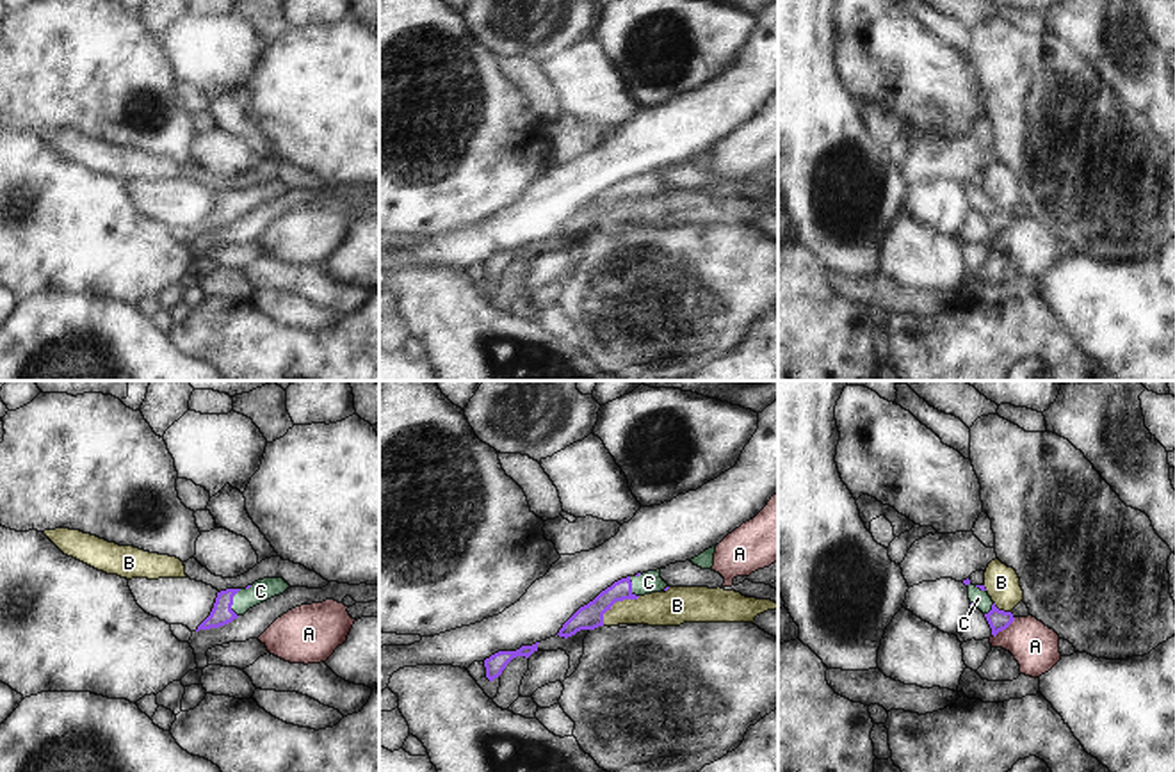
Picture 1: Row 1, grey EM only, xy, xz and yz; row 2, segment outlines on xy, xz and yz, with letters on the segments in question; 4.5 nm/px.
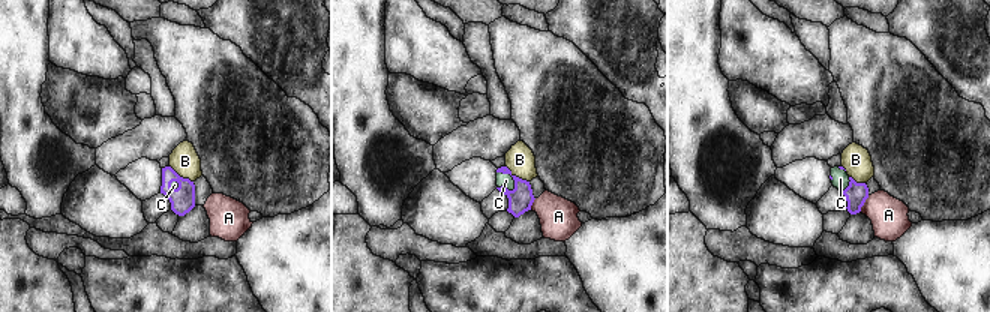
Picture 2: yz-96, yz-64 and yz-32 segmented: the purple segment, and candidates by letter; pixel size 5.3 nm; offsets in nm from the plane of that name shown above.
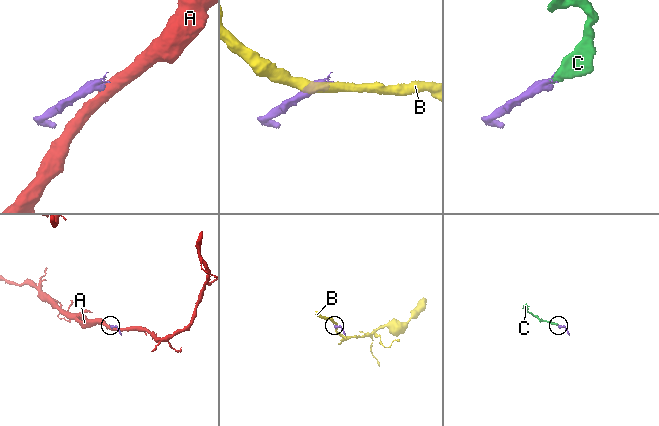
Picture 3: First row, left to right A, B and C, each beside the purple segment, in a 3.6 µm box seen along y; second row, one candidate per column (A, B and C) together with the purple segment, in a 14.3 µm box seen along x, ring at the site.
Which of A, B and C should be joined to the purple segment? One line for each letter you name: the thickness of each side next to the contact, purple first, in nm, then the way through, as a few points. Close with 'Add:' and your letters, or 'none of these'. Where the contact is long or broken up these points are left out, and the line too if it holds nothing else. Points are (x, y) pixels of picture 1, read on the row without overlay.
C: Thickness 100 nm (purple) against 100 nm. Path across: xy (221, 216), (232, 205), (260, 192)
Add: C.

